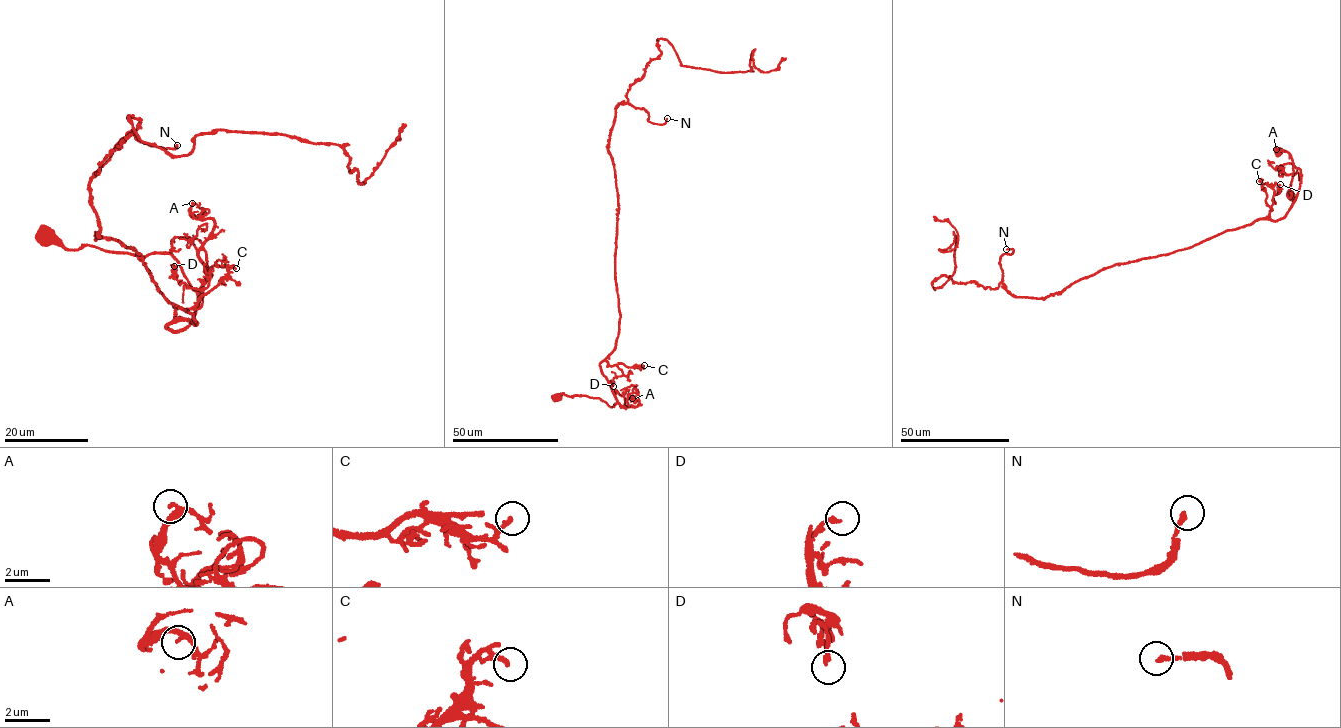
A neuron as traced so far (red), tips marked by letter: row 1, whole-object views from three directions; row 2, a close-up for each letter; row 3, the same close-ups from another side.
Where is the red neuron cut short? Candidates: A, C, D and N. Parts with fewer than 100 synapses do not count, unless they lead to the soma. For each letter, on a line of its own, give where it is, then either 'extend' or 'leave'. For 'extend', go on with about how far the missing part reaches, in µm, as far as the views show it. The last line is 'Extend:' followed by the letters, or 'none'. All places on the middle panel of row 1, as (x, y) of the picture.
A: (632, 398) | leave
C: (644, 365) | leave
D: (613, 386) | leave
N: (667, 118) | extend | 160 µm
Extend: N

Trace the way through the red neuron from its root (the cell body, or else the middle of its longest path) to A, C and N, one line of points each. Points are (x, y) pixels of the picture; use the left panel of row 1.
A: (45, 234), (70, 249), (170, 253), (197, 291), (207, 271), (199, 250), (214, 223), (192, 203)
C: (45, 234), (70, 249), (170, 253), (197, 293), (193, 320), (173, 331), (174, 309), (195, 308), (236, 268)
N: (45, 234), (170, 253), (197, 302), (166, 326), (198, 322), (98, 236), (89, 197), (125, 134), (177, 145)

